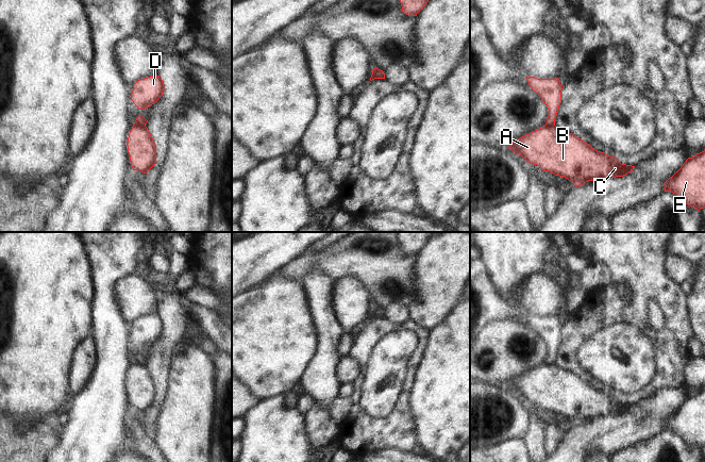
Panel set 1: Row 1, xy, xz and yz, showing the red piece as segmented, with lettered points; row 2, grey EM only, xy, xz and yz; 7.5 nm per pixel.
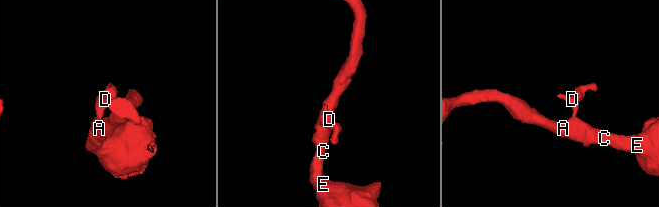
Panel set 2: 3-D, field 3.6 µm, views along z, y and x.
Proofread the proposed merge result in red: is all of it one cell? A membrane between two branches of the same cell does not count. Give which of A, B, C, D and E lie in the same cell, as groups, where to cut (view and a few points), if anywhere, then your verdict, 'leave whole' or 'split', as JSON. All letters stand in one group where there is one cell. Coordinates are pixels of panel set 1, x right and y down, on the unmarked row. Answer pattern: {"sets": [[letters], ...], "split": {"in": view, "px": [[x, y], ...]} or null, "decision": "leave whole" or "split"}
{"sets": [["A", "B", "C", "E"], ["D"]], "split": {"in": "xy", "px": [[136, 360], [145, 364]]}, "decision": "split"}

